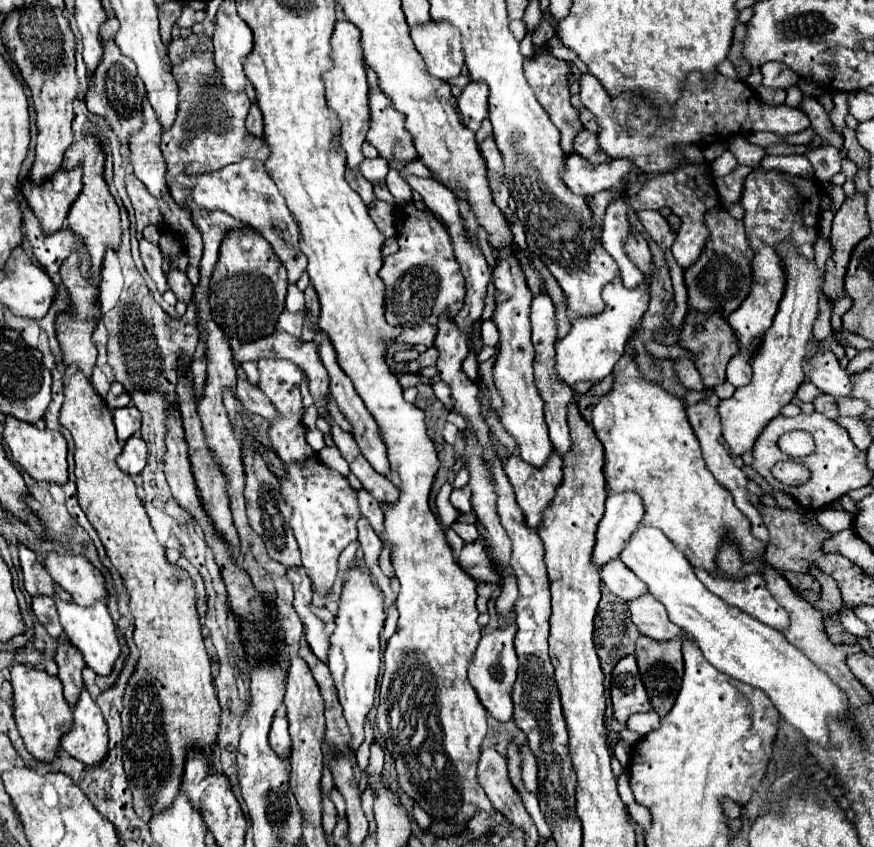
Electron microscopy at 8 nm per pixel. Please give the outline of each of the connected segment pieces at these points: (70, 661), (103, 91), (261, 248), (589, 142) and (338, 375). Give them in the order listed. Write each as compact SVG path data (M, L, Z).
M60 640L58 652L56 652L56 664L58 664L58 678L64 684L64 698L70 704L70 708L78 702L80 692L84 690L84 680L82 680L82 670L86 666L82 654L68 642Z
M100 40L100 46L104 50L102 60L98 64L98 68L94 70L94 84L88 86L86 92L86 104L88 110L92 114L100 114L104 120L108 120L108 124L112 126L112 130L116 132L116 136L120 138L120 142L128 142L130 134L134 130L138 130L138 126L142 126L142 98L144 98L144 84L138 78L136 66L134 62L130 62L130 58L126 58L114 40Z
M236 228L224 236L220 256L210 278L210 306L214 322L230 340L234 340L234 334L242 342L272 334L276 330L278 316L284 310L286 288L286 268L278 262L272 246L262 238L262 234L258 234L258 230Z
M582 130L576 140L574 140L574 148L580 156L584 156L586 160L590 160L592 164L604 164L604 162L612 162L610 156L606 156L604 152L600 152L600 146L598 146L598 138L594 132L586 132Z
M314 324L314 328L316 328L314 342L318 342L322 362L324 362L326 370L328 370L328 374L330 374L330 392L332 392L332 398L336 400L338 410L342 412L342 416L350 422L350 426L352 426L352 436L354 436L356 444L360 446L362 454L366 456L366 460L372 464L372 468L374 468L376 472L386 474L386 470L388 470L390 466L388 466L388 458L386 458L386 446L384 446L384 442L380 440L380 434L378 434L378 426L376 426L374 418L372 418L372 414L366 410L366 406L364 406L362 398L356 394L356 390L354 390L354 386L352 386L350 378L348 378L348 376L340 370L340 366L338 366L338 362L336 362L336 352L334 352L334 348L332 348L332 344L330 344L328 336L326 336L326 334L324 334L324 332L322 332L316 324Z

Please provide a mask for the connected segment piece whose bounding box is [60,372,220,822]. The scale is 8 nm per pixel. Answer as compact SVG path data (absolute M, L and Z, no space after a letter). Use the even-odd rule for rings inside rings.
M74 372L64 384L64 404L60 408L60 424L72 434L76 446L74 472L76 472L76 486L78 486L78 504L84 510L90 524L94 526L94 530L98 532L108 558L124 578L124 584L130 592L130 610L136 620L134 642L140 650L140 662L124 692L124 710L122 710L124 770L134 796L134 810L144 822L150 822L152 814L158 814L166 810L170 804L174 804L174 798L180 790L190 748L204 752L208 762L214 760L214 744L220 732L220 704L216 698L216 690L212 686L210 658L202 642L190 574L178 566L172 566L166 560L164 548L160 546L154 528L150 526L150 518L142 506L142 500L138 498L132 476L122 472L116 466L116 456L122 452L122 446L116 438L112 414L106 402L94 392L92 382L84 372Z

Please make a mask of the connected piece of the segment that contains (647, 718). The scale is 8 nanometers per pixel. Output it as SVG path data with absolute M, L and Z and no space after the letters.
M654 710L644 712L644 714L632 714L632 716L628 718L626 726L628 726L632 732L636 732L636 734L646 736L650 730L656 730L656 728L660 726L660 716L658 716Z

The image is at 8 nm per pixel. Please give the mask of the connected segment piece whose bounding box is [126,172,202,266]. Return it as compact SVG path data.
M130 172L126 174L126 190L128 190L128 196L132 200L132 206L136 210L136 228L142 232L148 224L156 224L160 232L166 232L166 234L172 234L184 248L184 252L188 254L190 258L190 266L198 266L200 264L200 258L202 258L202 234L200 230L192 224L192 216L190 212L186 210L188 206L182 206L182 204L176 204L174 198L170 194L164 194L162 198L154 198L146 186Z

